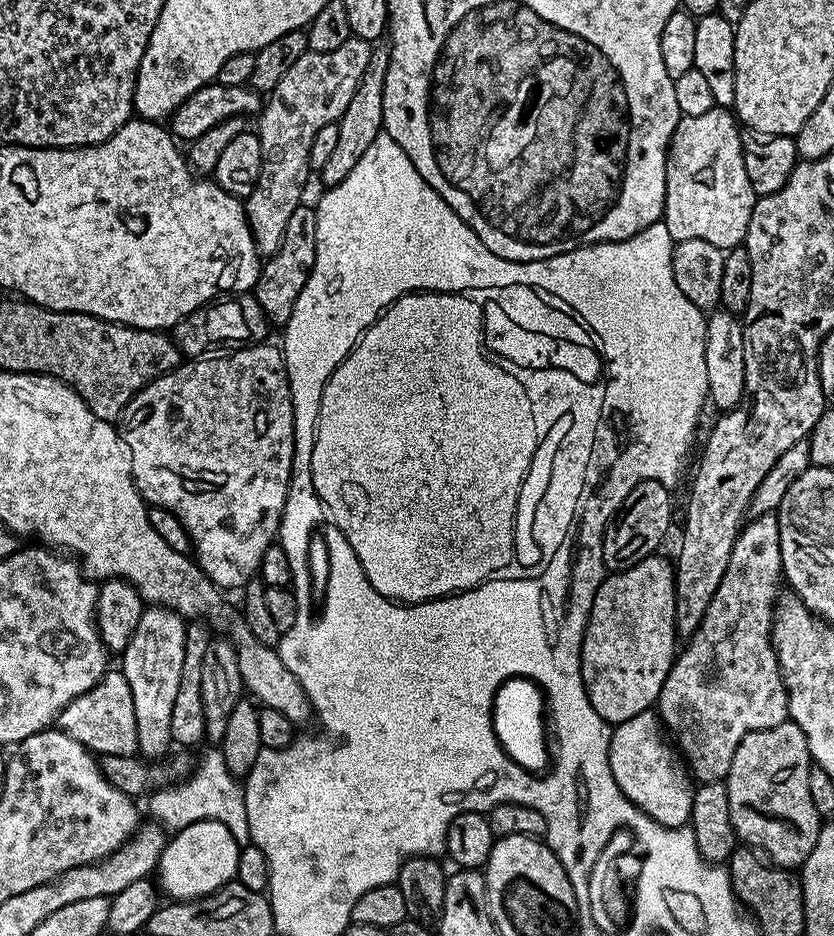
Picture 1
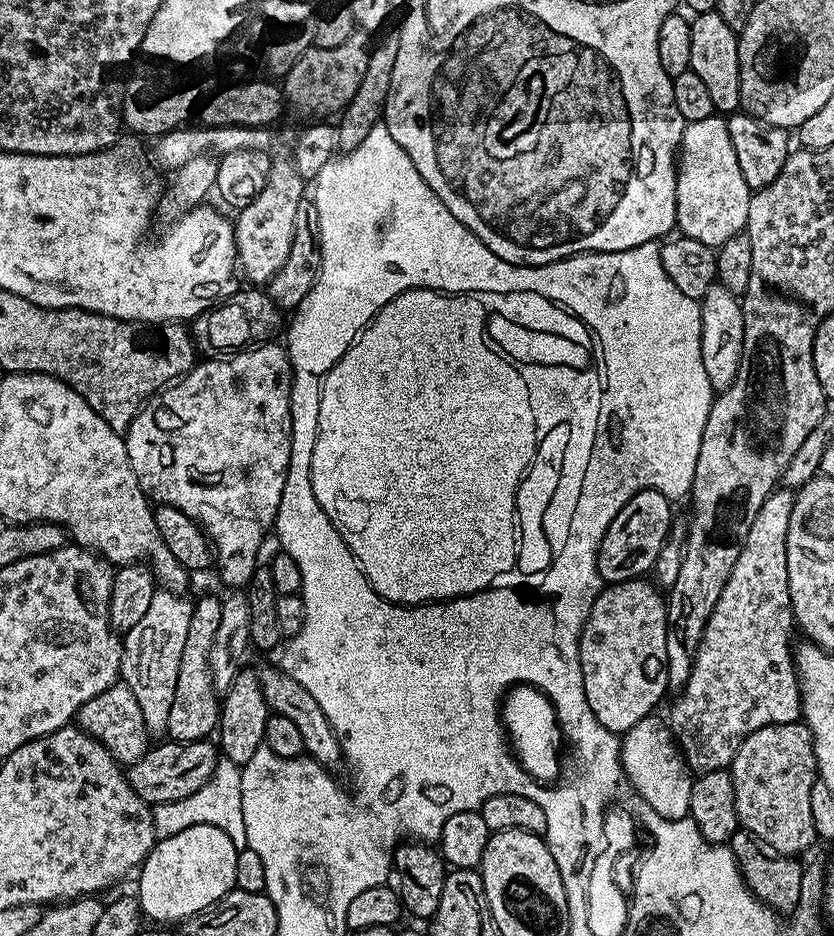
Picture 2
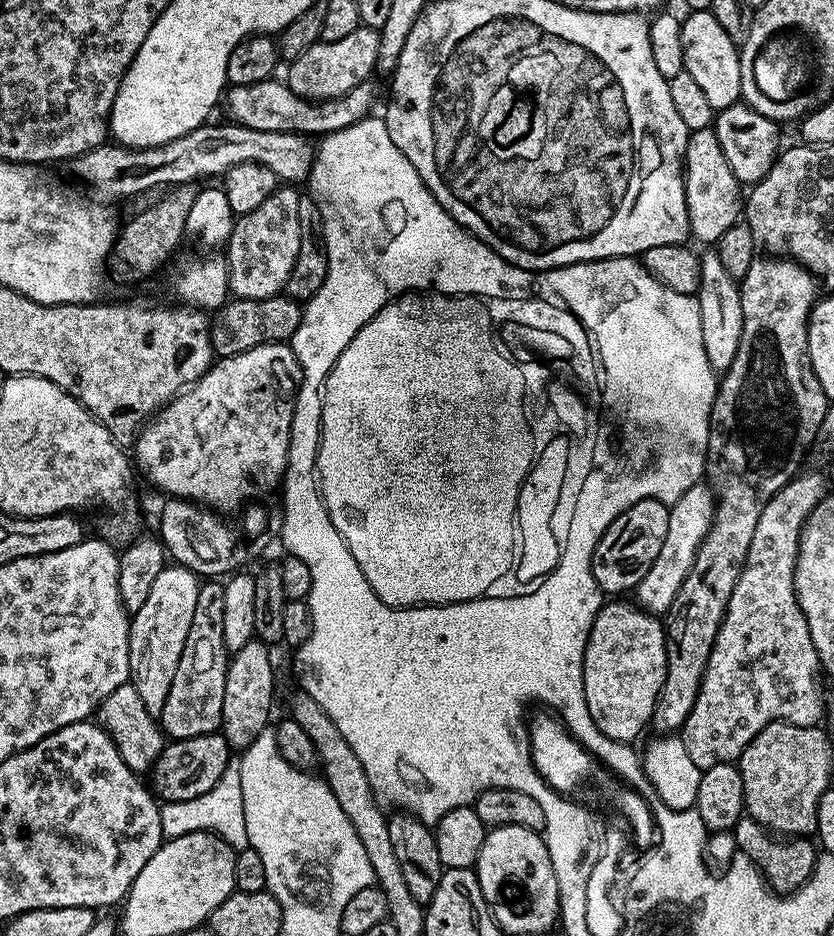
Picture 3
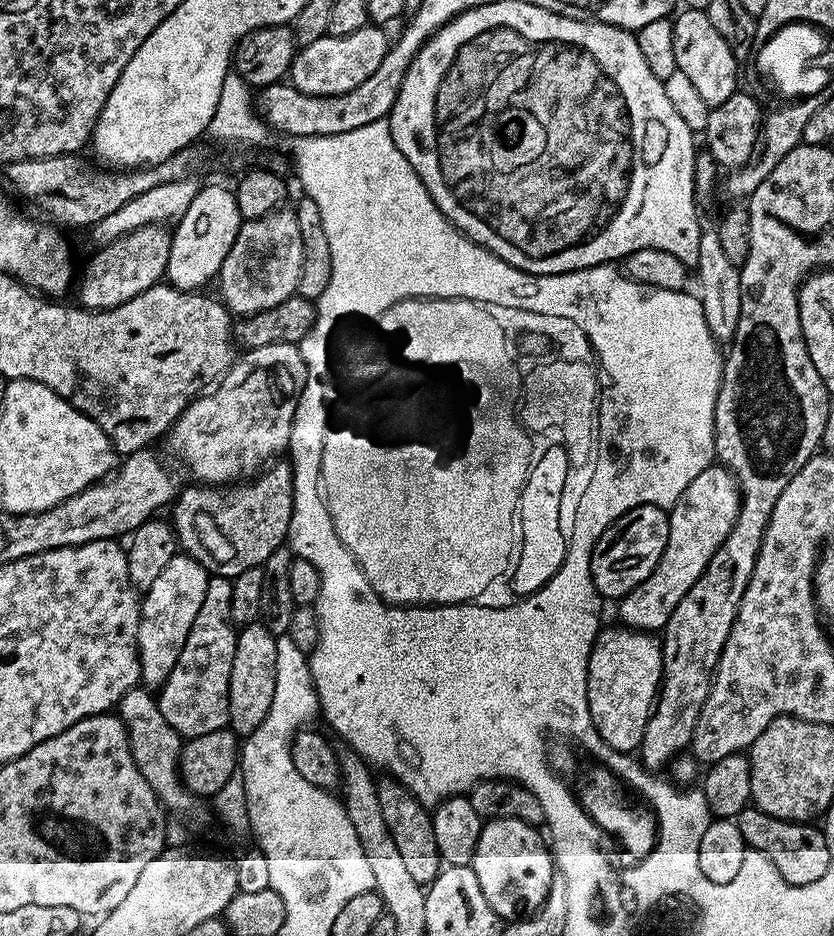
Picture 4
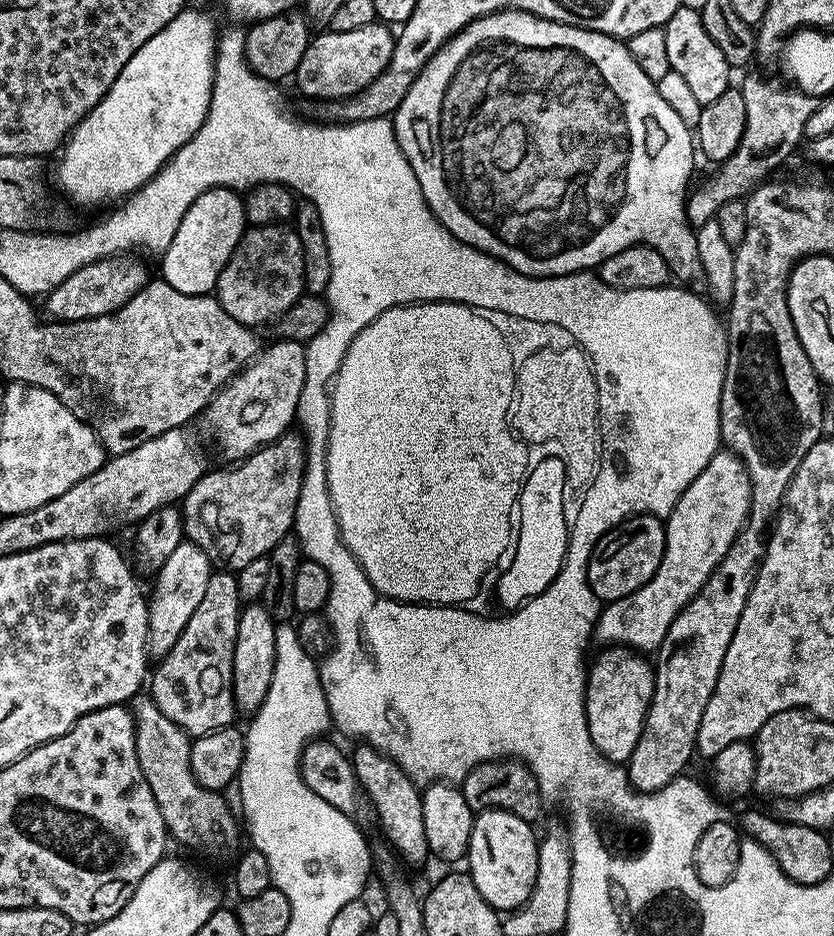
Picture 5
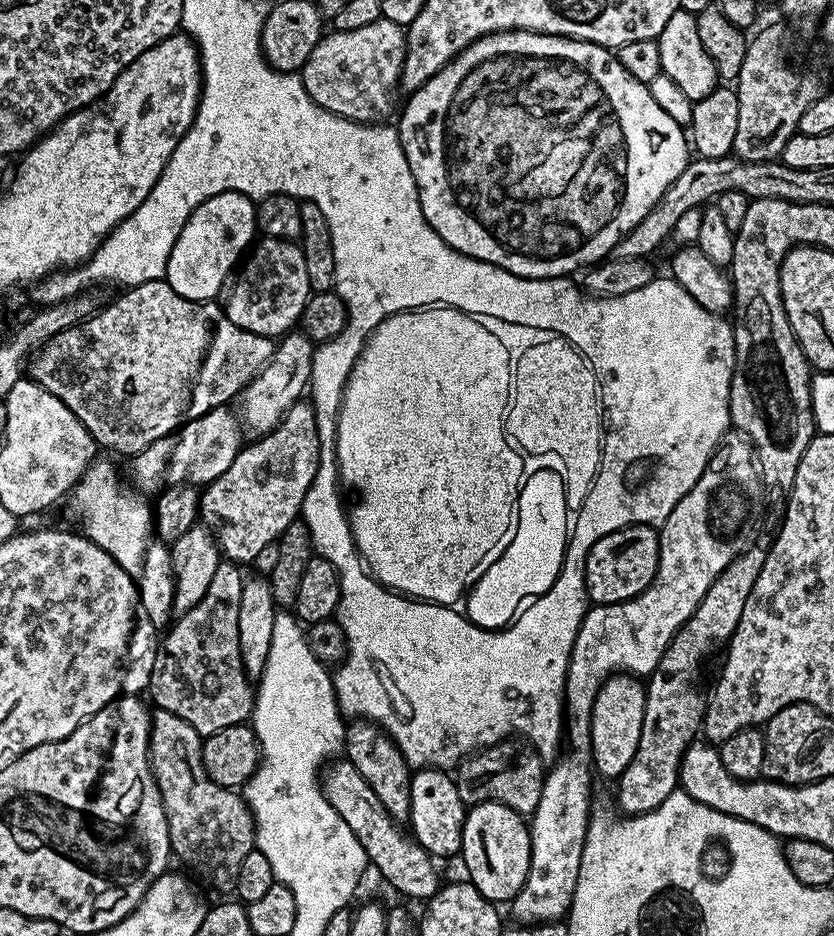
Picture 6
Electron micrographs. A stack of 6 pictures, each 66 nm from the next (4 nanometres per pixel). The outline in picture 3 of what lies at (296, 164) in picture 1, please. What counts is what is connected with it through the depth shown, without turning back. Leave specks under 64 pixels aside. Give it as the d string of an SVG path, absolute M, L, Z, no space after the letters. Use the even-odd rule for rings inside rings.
M361 26L346 38L338 38L338 42L321 42L310 46L306 54L287 65L286 83L294 94L310 101L329 100L344 96L354 86L369 79L376 72L378 58L378 42L380 34L377 29ZM277 187L276 192L258 206L258 210L239 217L233 223L226 245L226 259L228 287L235 299L265 300L284 292L302 242L302 226L298 222L300 197L301 193L295 187Z

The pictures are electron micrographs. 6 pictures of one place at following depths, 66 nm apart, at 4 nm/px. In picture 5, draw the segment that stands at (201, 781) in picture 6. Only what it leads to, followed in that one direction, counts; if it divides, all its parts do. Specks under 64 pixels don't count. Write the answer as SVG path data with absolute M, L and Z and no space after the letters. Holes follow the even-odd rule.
M151 695L133 696L130 707L136 723L138 762L158 802L167 835L171 839L173 836L182 847L189 848L208 860L231 861L242 848L241 821L221 793L206 790L206 786L202 786L198 778L194 778L194 770L190 766L192 740L188 733L182 730L182 726L170 722L170 718L162 714L162 710L158 710Z

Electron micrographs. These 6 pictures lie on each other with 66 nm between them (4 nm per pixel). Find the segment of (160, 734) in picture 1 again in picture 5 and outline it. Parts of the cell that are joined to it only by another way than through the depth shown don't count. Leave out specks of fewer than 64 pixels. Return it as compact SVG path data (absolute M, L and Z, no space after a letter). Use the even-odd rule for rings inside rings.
M185 542L170 553L170 558L166 558L160 571L155 573L156 589L150 592L148 600L148 650L153 657L164 657L172 649L174 642L178 642L178 634L182 634L182 630L186 630L186 622L190 622L194 610L198 610L202 597L206 595L206 585L210 582L213 571L214 561L198 545Z

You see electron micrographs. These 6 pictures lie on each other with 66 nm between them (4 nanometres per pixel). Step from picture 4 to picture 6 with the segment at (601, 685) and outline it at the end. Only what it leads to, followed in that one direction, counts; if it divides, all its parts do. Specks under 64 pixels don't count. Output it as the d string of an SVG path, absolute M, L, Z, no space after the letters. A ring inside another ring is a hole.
M631 674L608 677L594 698L590 718L590 742L595 771L604 776L619 778L630 766L634 750L638 750L638 737L642 734L642 718L646 714L646 688Z

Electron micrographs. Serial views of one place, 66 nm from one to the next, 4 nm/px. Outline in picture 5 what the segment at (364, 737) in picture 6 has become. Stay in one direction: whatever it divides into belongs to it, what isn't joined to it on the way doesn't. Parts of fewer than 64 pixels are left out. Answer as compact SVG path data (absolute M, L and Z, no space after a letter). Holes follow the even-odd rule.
M363 742L351 749L352 769L356 772L363 795L372 803L376 811L376 820L384 831L392 848L402 856L408 864L420 864L429 859L430 853L426 842L426 825L422 818L422 792L418 785L409 778L406 770L398 766L389 756L383 756L377 748L371 748Z

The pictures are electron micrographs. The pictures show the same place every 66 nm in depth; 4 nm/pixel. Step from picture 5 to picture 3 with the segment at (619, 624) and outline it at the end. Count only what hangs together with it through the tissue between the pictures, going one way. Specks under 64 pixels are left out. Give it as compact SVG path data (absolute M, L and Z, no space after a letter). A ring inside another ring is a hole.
M701 482L690 486L678 502L668 509L670 526L666 526L666 542L662 542L662 550L658 550L658 558L654 558L654 566L646 570L646 578L634 590L634 600L645 612L666 614L678 598L678 590L682 590L682 582L686 582L686 574L694 566L694 560L706 534L711 530L716 518L716 497L707 483Z

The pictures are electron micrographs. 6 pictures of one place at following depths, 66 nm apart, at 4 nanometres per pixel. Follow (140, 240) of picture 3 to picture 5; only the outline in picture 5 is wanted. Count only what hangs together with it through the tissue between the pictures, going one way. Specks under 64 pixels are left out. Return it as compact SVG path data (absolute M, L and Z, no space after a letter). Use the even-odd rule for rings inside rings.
M121 254L82 266L43 297L43 315L52 322L78 322L117 312L126 306L126 302L130 302L130 298L134 298L134 294L141 292L150 279L147 266L135 259L140 258L132 254Z

